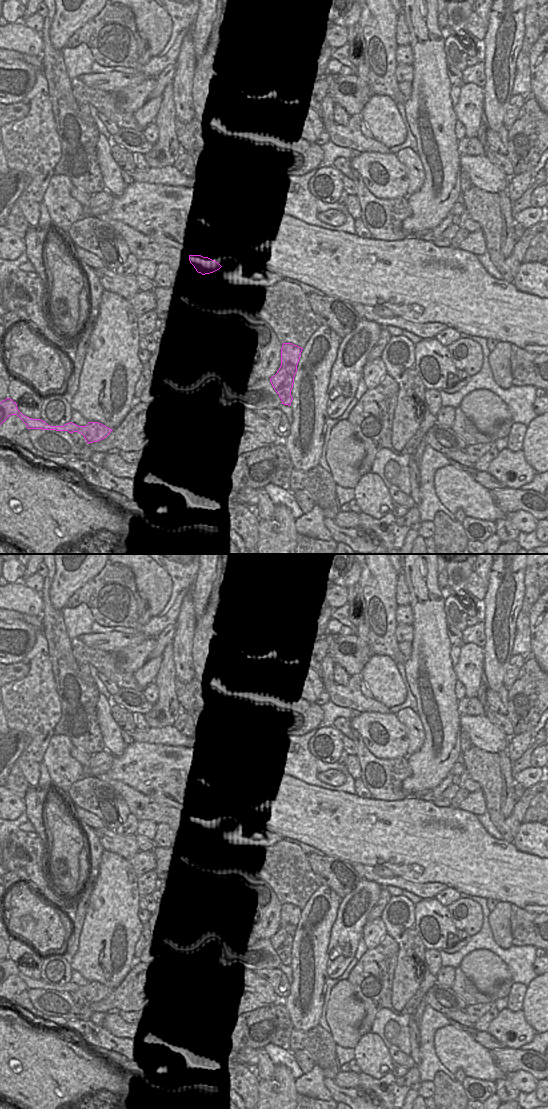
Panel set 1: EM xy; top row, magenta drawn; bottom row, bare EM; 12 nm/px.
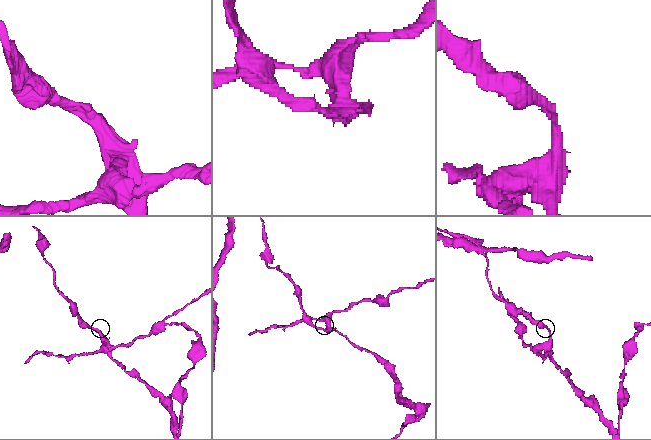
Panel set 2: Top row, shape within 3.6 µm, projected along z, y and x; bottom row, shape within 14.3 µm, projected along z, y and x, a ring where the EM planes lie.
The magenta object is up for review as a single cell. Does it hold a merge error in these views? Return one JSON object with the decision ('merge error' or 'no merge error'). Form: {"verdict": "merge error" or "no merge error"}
{"verdict": "merge error"}

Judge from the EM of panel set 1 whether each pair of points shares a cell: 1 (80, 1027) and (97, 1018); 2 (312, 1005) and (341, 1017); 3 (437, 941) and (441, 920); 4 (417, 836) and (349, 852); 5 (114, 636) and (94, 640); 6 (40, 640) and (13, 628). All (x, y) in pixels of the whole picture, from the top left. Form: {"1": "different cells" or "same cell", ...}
{"1": "different cells", "2": "different cells", "3": "same cell", "4": "same cell", "5": "same cell", "6": "different cells"}

